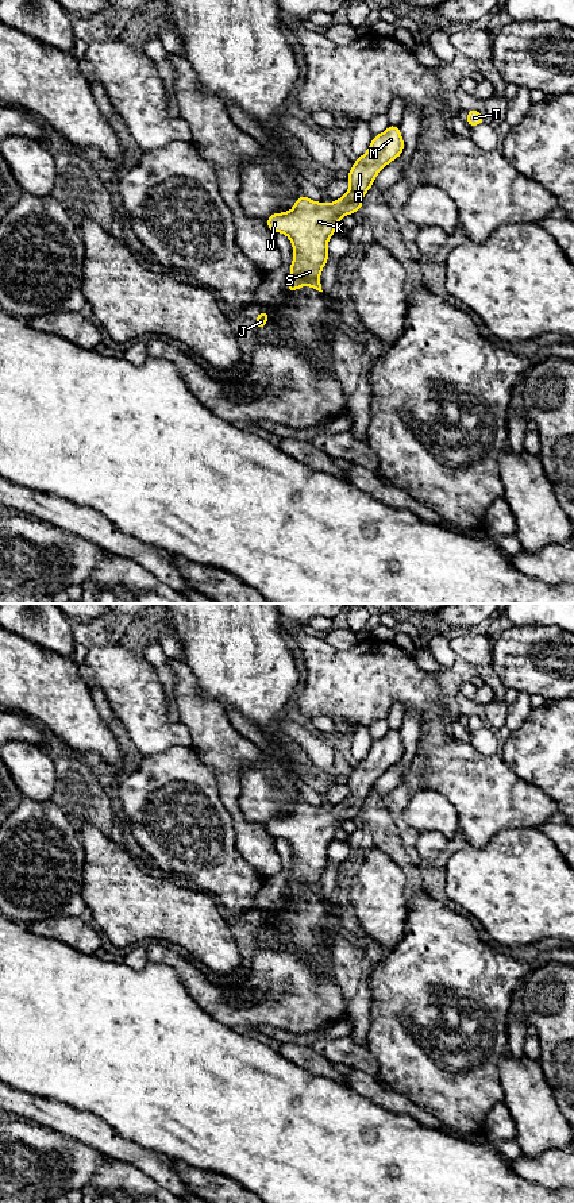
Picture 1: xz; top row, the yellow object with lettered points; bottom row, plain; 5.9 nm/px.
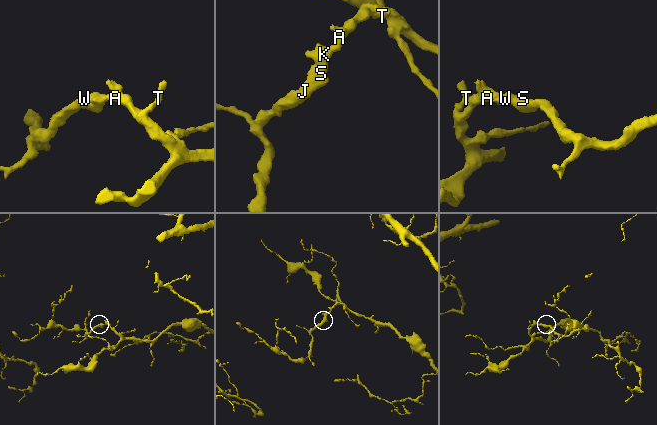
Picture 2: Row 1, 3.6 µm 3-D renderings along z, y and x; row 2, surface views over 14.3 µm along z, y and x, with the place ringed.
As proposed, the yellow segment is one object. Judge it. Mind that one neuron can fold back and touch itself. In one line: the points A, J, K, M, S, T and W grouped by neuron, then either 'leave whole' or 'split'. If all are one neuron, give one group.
A J K M S T W; leave whole

